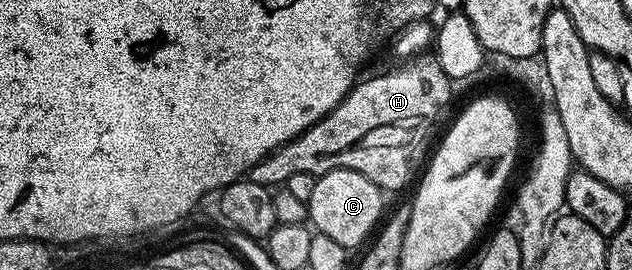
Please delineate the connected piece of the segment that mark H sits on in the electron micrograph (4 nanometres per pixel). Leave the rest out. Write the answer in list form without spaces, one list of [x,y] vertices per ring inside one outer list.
[[[420,55],[404,64],[407,65],[396,72],[383,72],[380,76],[369,77],[368,80],[360,79],[345,99],[336,108],[329,110],[329,114],[325,114],[325,118],[261,158],[261,162],[257,162],[247,171],[246,179],[274,189],[276,186],[286,185],[293,174],[313,174],[318,178],[333,170],[353,170],[357,174],[365,174],[365,178],[369,178],[369,182],[376,184],[384,193],[401,191],[411,180],[411,164],[407,161],[411,152],[407,148],[413,147],[430,130],[439,111],[450,102],[453,87],[452,79],[430,55]]]

